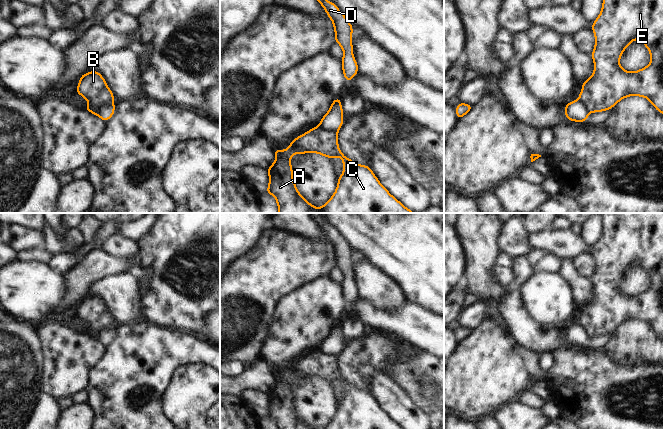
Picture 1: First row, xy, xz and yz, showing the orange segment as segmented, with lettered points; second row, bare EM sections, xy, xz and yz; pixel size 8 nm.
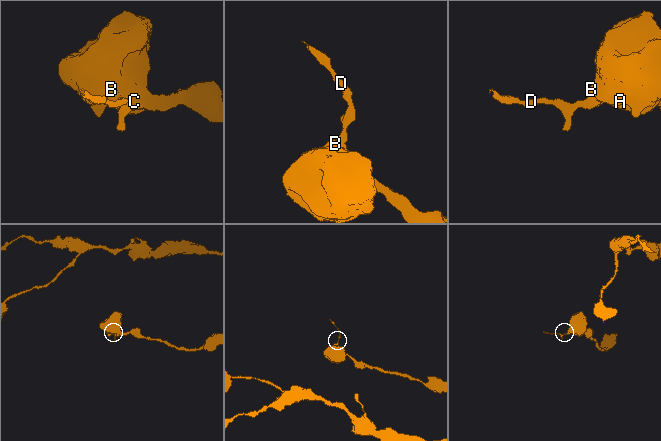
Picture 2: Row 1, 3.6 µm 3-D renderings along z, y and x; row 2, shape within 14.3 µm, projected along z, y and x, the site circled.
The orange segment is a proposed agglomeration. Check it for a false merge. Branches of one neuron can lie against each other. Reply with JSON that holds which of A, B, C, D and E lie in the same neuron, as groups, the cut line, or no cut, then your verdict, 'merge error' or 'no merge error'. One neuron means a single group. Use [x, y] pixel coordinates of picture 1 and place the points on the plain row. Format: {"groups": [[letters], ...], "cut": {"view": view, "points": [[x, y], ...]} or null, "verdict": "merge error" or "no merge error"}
{"groups": [["A", "B", "C", "E"], ["D"]], "cut": {"view": "xy", "points": [[113, 327], [103, 330], [97, 339]]}, "verdict": "merge error"}

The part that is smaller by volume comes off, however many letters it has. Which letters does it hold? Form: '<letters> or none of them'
D

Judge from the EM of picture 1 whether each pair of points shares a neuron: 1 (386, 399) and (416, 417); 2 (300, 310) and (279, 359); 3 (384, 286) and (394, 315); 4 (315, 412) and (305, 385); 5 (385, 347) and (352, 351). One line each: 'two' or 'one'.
1: one
2: one
3: two
4: one
5: one

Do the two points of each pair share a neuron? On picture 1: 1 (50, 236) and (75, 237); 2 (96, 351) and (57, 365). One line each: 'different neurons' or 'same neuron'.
1: same neuron
2: same neuron

